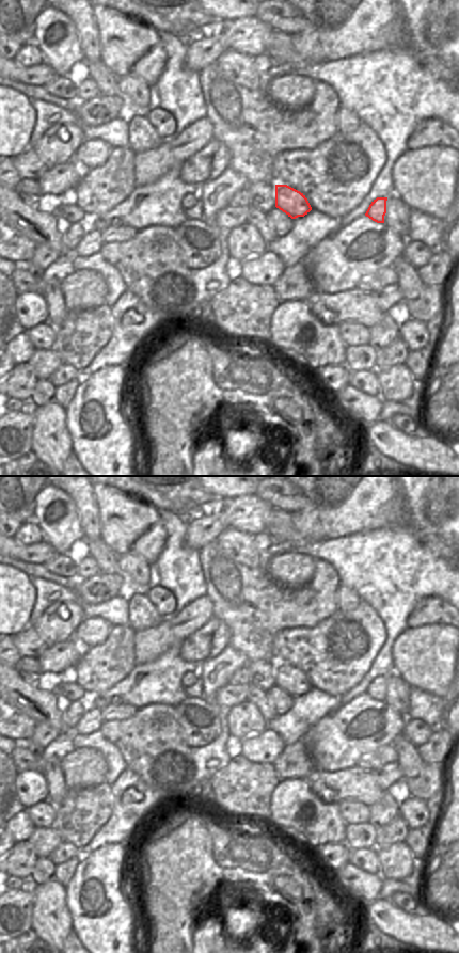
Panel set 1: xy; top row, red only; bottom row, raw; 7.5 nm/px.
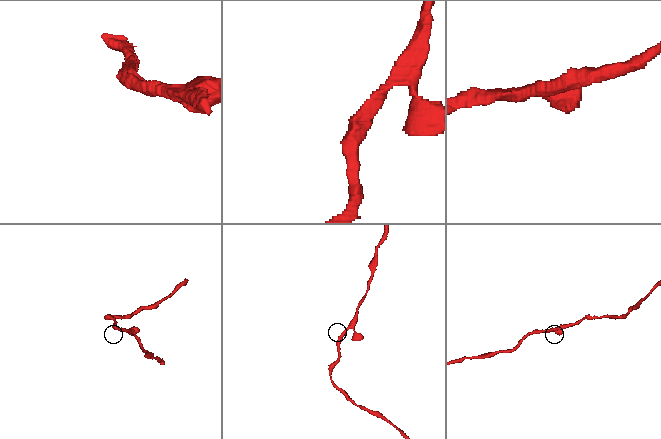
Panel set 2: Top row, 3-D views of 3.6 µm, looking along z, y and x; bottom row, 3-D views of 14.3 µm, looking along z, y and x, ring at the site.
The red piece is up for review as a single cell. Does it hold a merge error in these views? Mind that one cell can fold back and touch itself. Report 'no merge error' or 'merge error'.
no merge error

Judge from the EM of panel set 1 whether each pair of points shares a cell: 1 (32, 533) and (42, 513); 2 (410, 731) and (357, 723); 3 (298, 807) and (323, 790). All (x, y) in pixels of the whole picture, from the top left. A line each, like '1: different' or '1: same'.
1: different
2: different
3: different

